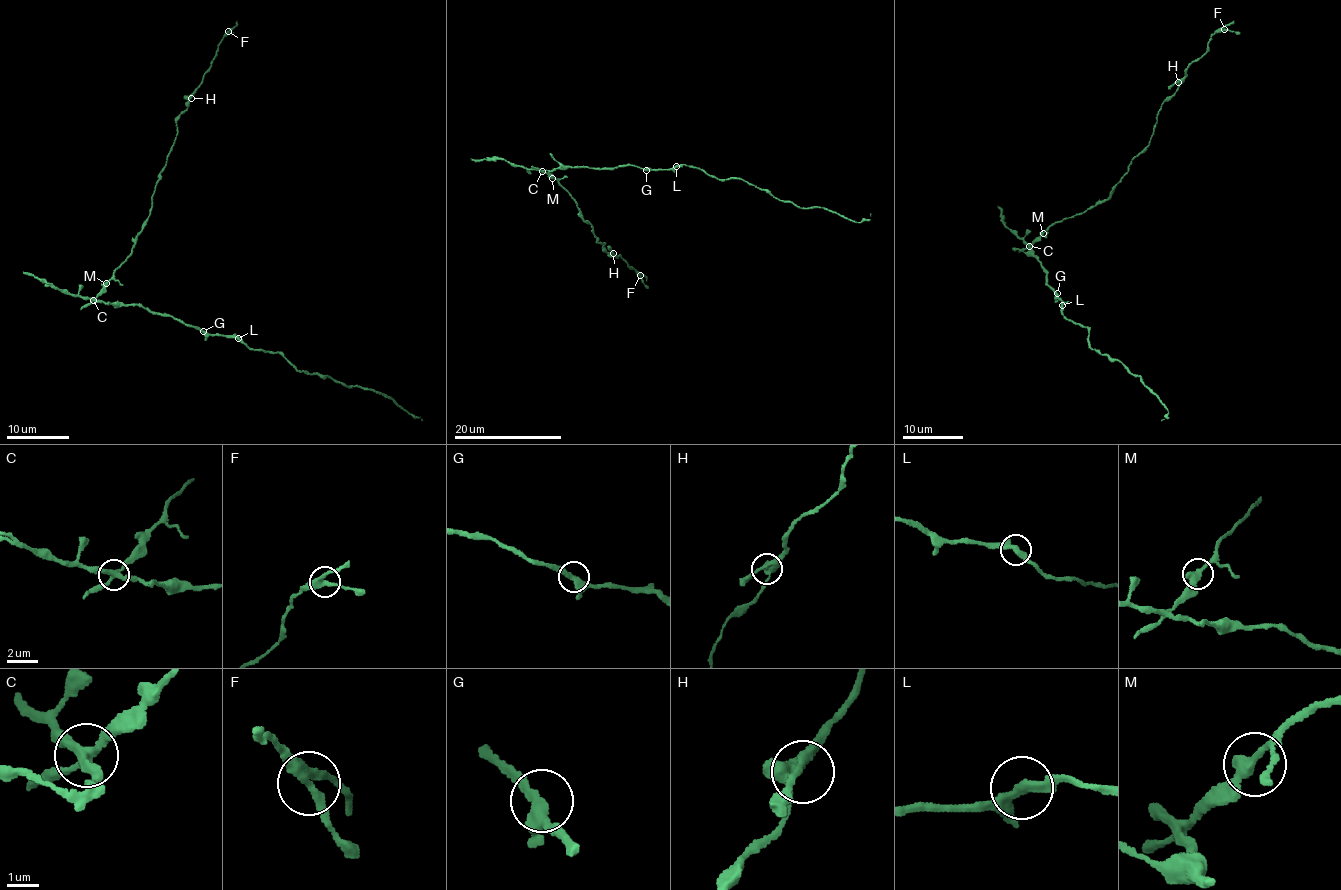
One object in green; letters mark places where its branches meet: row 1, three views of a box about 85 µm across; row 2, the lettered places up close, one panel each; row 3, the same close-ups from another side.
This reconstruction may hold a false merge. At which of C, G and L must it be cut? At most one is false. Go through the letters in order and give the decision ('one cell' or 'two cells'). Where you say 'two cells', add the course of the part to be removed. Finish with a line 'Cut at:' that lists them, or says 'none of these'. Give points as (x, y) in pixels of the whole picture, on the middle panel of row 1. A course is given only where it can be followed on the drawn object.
C: two cells | (541, 171), (549, 173), (558, 181), (599, 242), (604, 243), (603, 246), (611, 253), (619, 255), (648, 288)
G: one cell
L: one cell
Cut at: C

